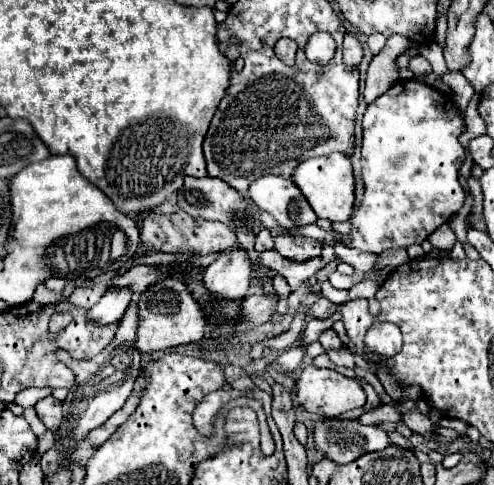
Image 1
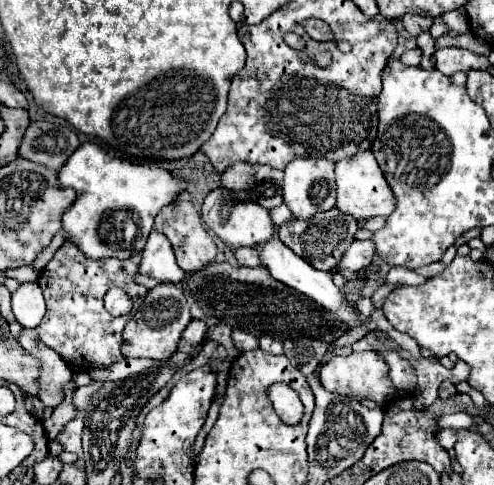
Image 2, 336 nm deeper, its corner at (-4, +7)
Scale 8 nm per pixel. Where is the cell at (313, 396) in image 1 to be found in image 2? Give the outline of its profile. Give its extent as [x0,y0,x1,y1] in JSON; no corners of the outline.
[319,351,395,407]

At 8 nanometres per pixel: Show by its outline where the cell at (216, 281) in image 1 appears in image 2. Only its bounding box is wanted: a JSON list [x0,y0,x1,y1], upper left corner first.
[201,187,275,251]

